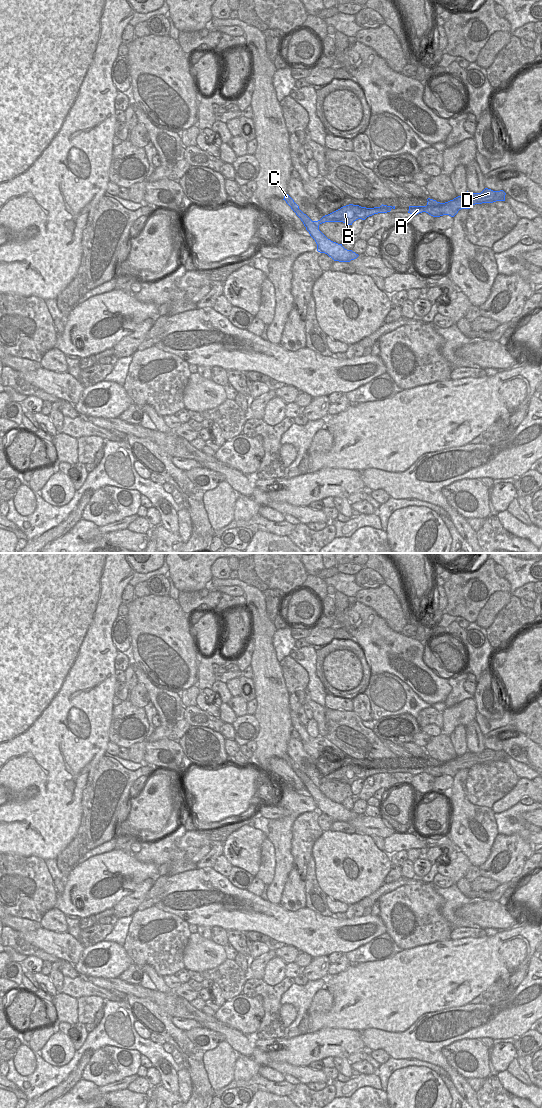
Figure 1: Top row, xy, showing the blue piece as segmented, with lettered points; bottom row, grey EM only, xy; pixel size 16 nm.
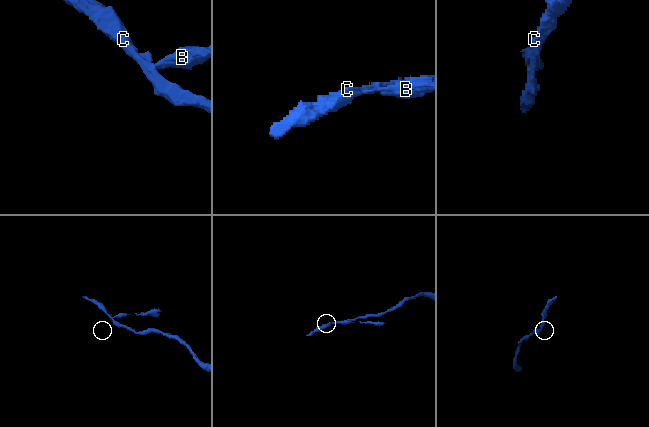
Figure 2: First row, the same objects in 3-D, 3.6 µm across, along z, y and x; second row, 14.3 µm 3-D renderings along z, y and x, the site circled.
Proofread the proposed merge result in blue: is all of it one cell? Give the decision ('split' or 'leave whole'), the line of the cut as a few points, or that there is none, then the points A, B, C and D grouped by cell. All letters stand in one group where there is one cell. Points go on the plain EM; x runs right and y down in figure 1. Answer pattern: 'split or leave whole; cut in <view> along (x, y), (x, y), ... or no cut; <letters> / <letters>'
split; cut in xy along (319, 780), (321, 783); A B D / C

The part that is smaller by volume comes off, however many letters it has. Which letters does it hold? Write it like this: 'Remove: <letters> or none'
Remove: A, B, D

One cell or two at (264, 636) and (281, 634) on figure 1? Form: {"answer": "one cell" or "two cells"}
{"answer": "two cells"}

